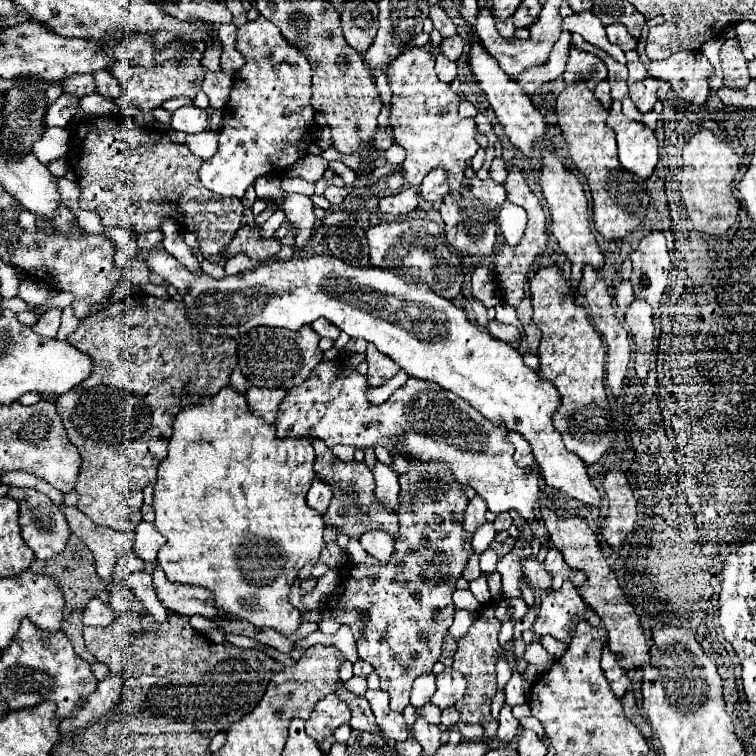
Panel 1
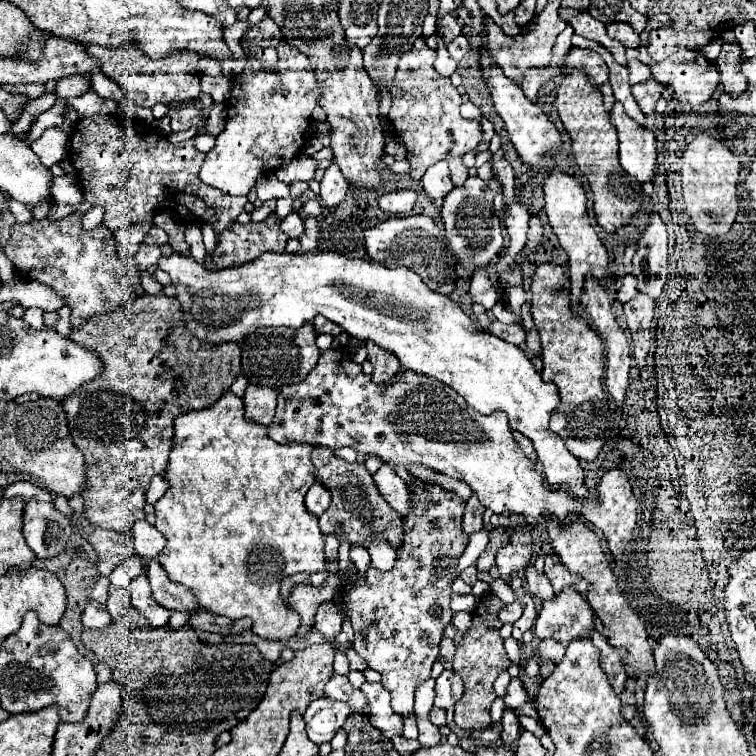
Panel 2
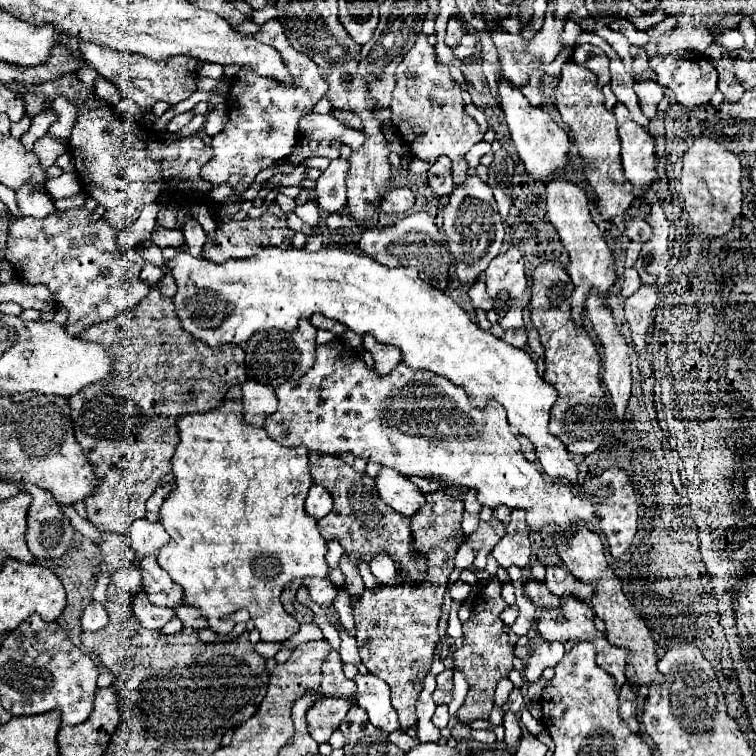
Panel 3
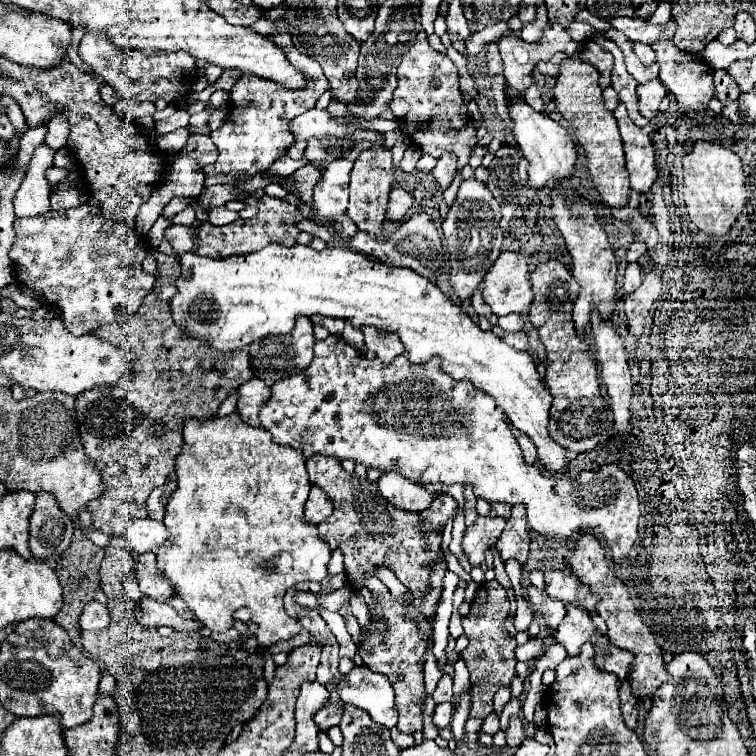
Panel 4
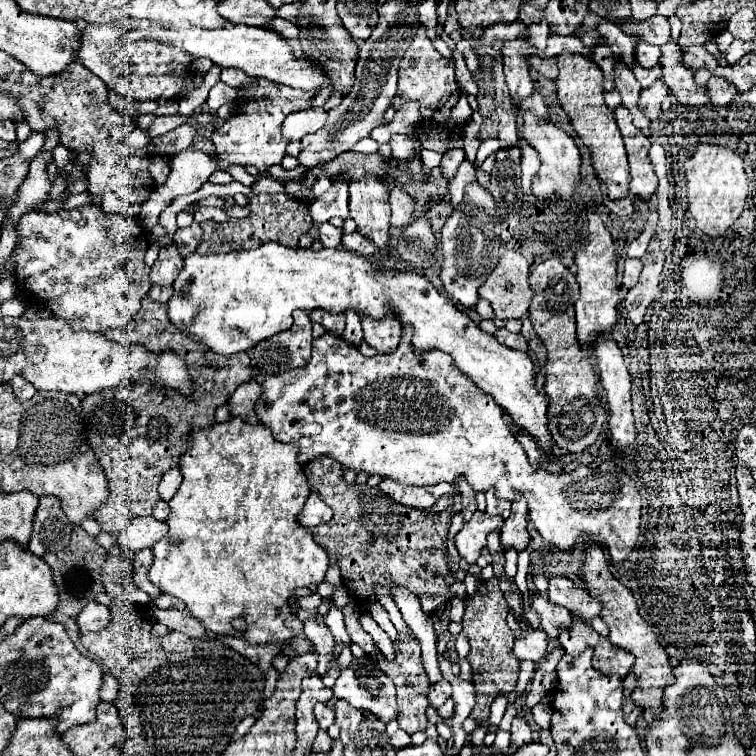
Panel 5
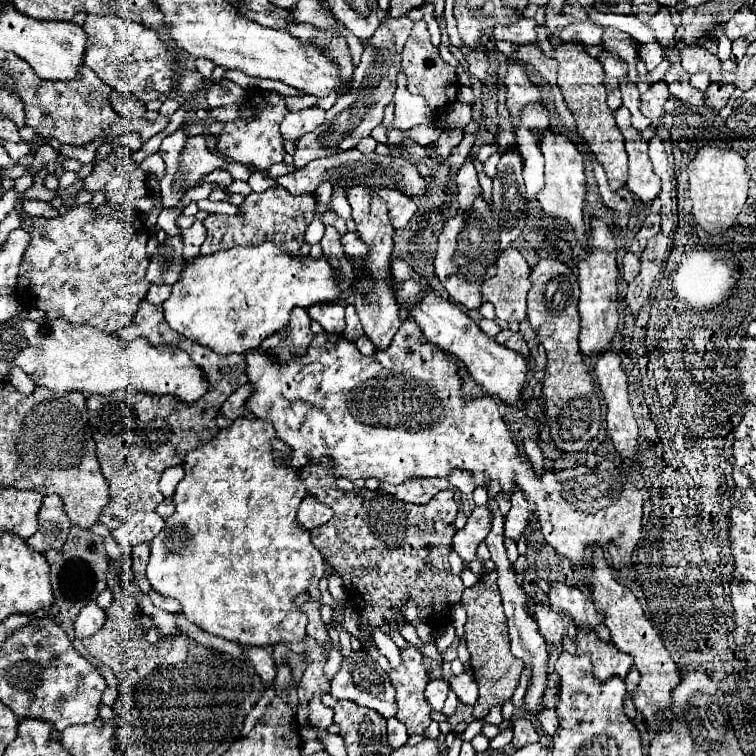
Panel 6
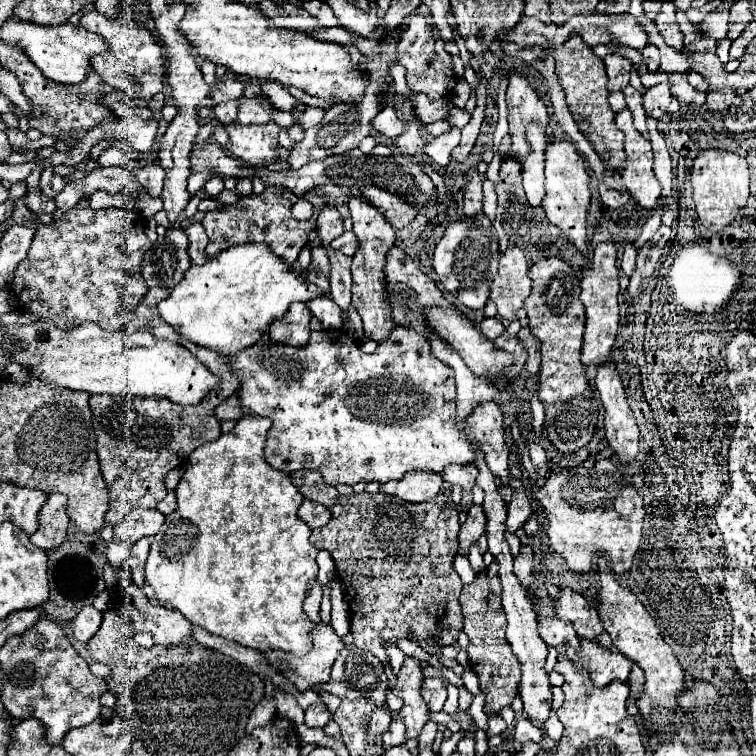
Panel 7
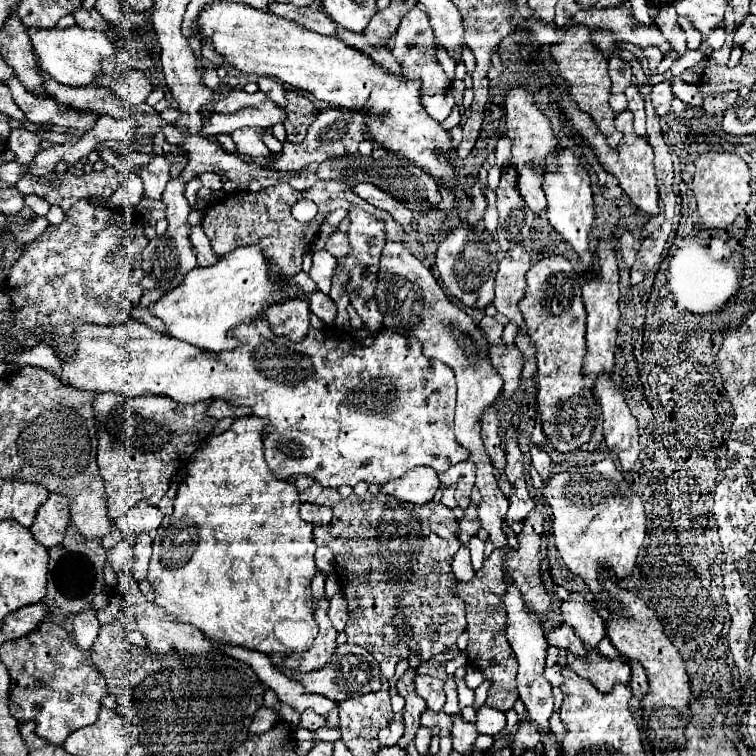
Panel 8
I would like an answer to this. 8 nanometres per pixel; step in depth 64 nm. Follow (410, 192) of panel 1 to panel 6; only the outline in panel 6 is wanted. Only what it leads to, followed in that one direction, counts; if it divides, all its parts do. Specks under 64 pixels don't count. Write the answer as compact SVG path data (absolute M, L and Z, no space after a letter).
M382 188L382 190L378 190L378 194L386 200L388 210L390 210L390 222L396 230L404 228L410 222L412 214L416 214L416 204L412 202L410 196L404 196L400 190Z

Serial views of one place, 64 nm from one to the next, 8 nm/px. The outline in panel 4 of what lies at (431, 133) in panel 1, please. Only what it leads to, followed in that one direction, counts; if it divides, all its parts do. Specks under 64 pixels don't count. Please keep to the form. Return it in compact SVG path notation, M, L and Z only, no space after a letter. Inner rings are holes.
M418 32L414 46L402 56L398 66L398 86L394 90L394 98L390 102L390 110L396 120L402 120L406 126L400 130L412 140L416 148L424 154L440 158L444 152L452 152L458 156L458 172L468 164L472 148L478 144L476 128L472 118L462 114L464 98L458 88L458 72L452 60L440 52L436 52L428 40L426 32ZM426 128L426 130L414 130Z

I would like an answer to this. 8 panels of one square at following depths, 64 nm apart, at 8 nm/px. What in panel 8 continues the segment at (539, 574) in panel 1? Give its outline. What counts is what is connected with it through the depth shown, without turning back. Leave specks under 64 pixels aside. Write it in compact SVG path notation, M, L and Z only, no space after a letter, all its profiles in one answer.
M560 624L560 626L552 628L552 630L546 634L546 640L548 640L550 646L562 648L562 650L570 650L570 652L576 654L578 658L584 658L584 654L588 652L588 648L580 642L580 638L574 634L572 626L568 626L568 624Z

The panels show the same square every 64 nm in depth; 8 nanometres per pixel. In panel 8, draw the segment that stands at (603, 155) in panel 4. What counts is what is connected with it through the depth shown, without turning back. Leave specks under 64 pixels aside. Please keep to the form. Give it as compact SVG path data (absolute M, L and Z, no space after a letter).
M572 26L564 32L564 40L560 44L550 46L550 54L554 56L558 64L558 72L568 84L568 92L572 100L578 104L578 108L592 116L598 130L605 136L607 143L616 148L623 134L614 128L614 112L610 110L608 98L610 98L610 78L608 78L608 62L598 52L598 48L590 42L590 32L584 26Z

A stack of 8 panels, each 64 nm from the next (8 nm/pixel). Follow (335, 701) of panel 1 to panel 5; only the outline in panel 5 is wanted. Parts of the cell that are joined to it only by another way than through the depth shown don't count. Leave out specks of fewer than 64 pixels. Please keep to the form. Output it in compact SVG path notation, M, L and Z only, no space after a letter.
M320 704L320 706L316 706L314 714L316 714L316 720L318 720L320 728L328 728L330 724L334 724L334 708L330 708L330 706Z

